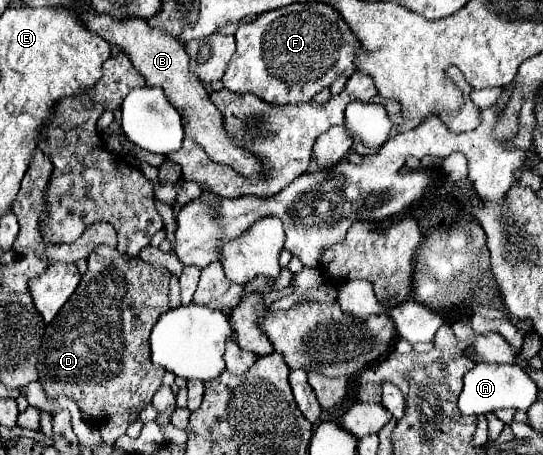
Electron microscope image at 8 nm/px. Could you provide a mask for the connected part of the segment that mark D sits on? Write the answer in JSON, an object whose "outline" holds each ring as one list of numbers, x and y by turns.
{"outline":[[109,245,97,247,89,255,89,269,79,287,45,329,37,359,37,373,47,397,73,399,79,405,85,421,105,421,107,417,127,409,145,409,155,391,161,387,161,377,165,373,151,361,149,335,157,319,169,309,169,277,171,273,165,267,153,267,139,257,125,257]]}

